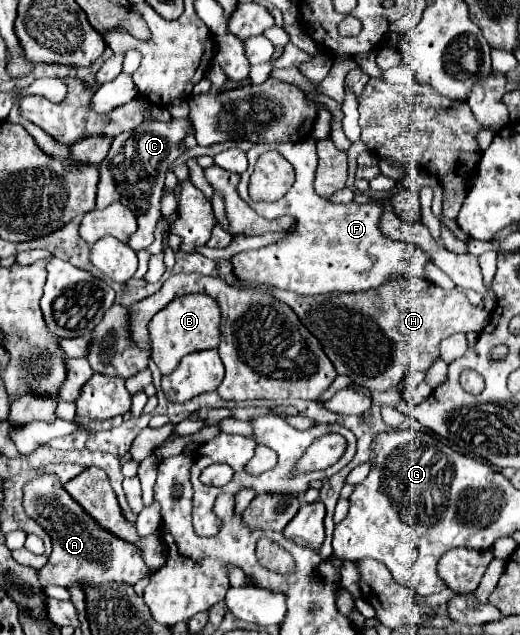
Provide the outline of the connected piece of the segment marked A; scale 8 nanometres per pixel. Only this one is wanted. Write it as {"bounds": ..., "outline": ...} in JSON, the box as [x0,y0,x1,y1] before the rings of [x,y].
{"bounds":[23,473,151,585],"outline":[[[41,473],[23,485],[23,509],[27,517],[37,521],[53,541],[53,553],[43,569],[37,571],[37,577],[43,585],[73,585],[89,581],[93,585],[109,581],[125,581],[135,585],[151,569],[143,563],[141,553],[135,545],[129,545],[105,529],[101,529],[63,489],[57,475]]]}

